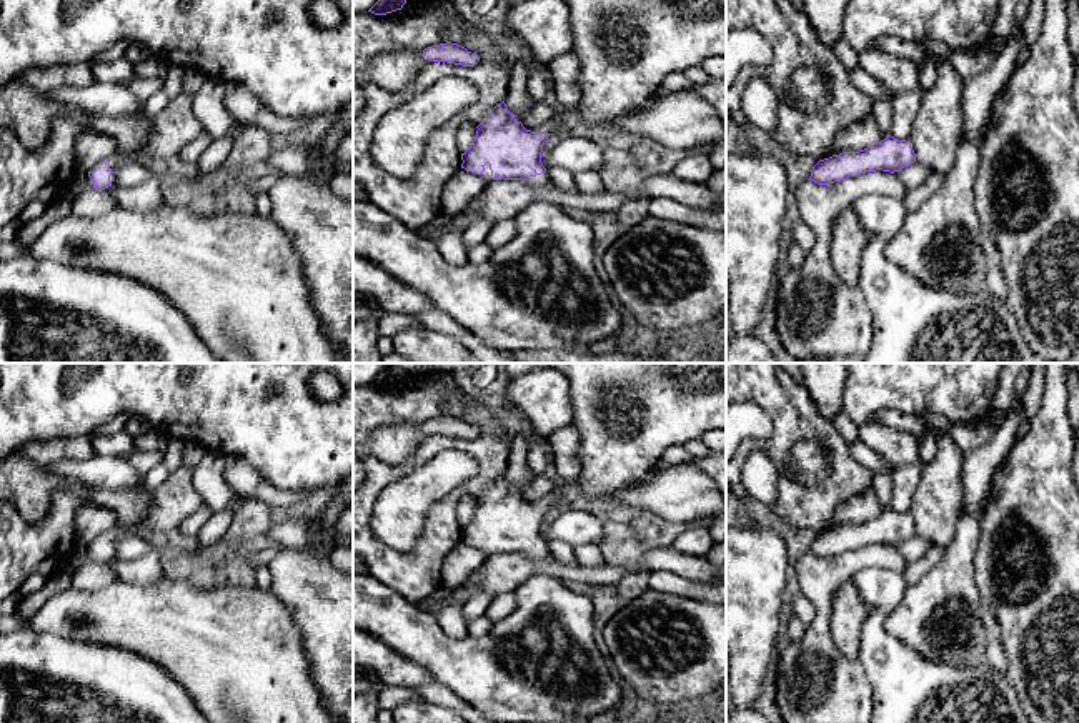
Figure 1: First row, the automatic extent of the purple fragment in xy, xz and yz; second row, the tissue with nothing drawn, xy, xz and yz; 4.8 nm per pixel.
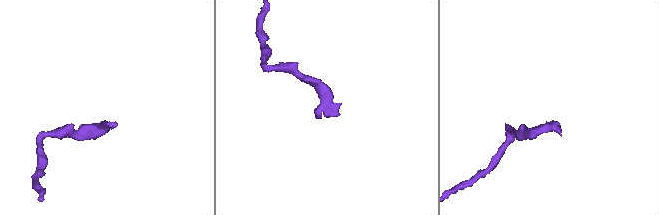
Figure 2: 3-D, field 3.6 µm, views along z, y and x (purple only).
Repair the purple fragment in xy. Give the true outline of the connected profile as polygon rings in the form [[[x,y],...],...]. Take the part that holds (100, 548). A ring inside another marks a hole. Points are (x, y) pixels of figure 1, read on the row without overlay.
[[[115,523],[108,531],[95,538],[88,545],[88,555],[93,558],[97,563],[105,563],[112,558],[117,556],[117,545],[118,540],[125,535],[125,530]]]

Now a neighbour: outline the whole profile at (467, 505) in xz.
[[[463,496],[458,503],[458,508],[456,508],[456,518],[460,521],[461,526],[465,526],[471,515],[475,513],[476,510],[476,498],[475,496]]]

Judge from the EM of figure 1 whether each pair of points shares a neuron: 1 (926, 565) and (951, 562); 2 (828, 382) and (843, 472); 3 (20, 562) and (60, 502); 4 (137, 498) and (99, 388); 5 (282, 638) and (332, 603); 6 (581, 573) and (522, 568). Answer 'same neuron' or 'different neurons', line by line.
1: different neurons
2: different neurons
3: same neuron
4: different neurons
5: different neurons
6: same neuron

